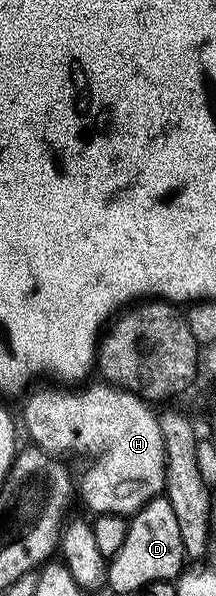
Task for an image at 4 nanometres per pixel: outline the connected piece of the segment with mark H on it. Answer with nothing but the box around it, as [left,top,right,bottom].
[22,381,164,517]

